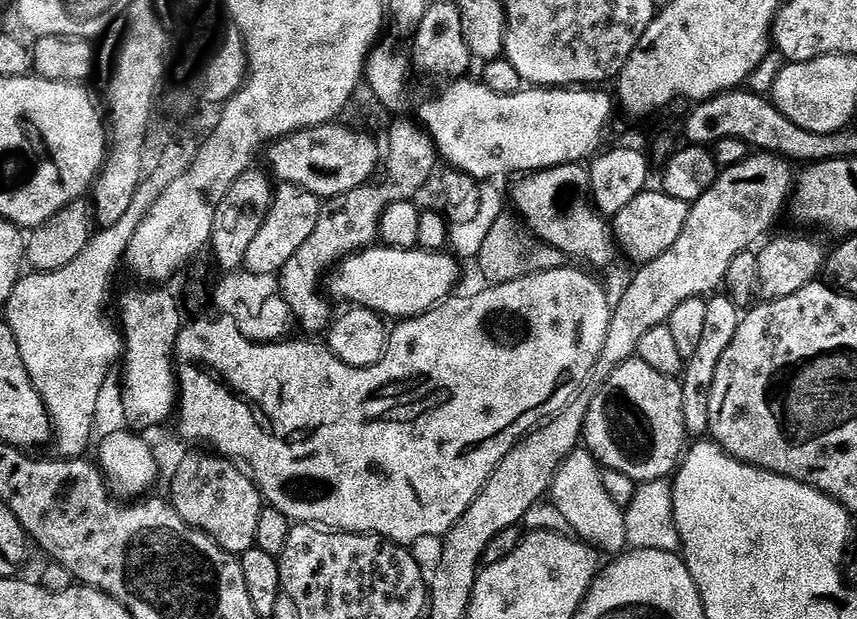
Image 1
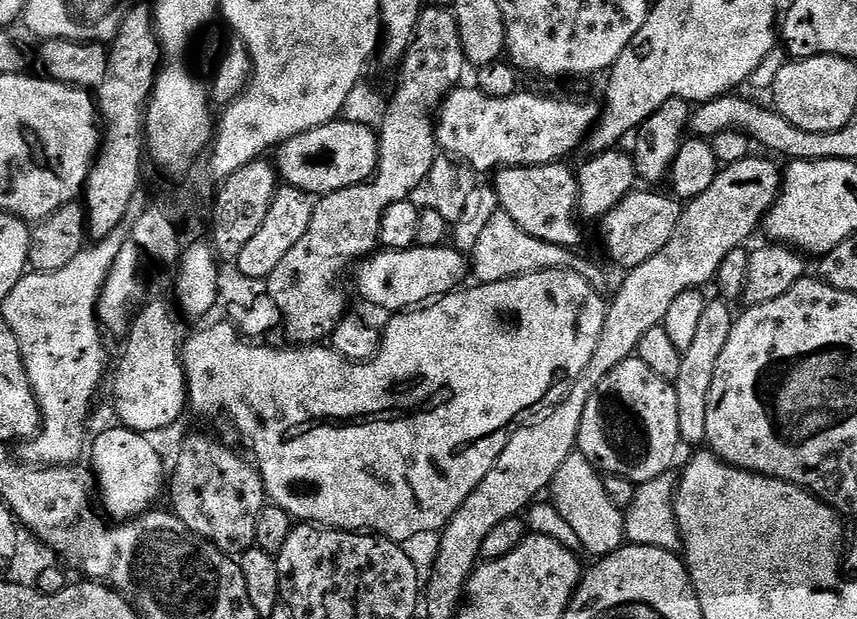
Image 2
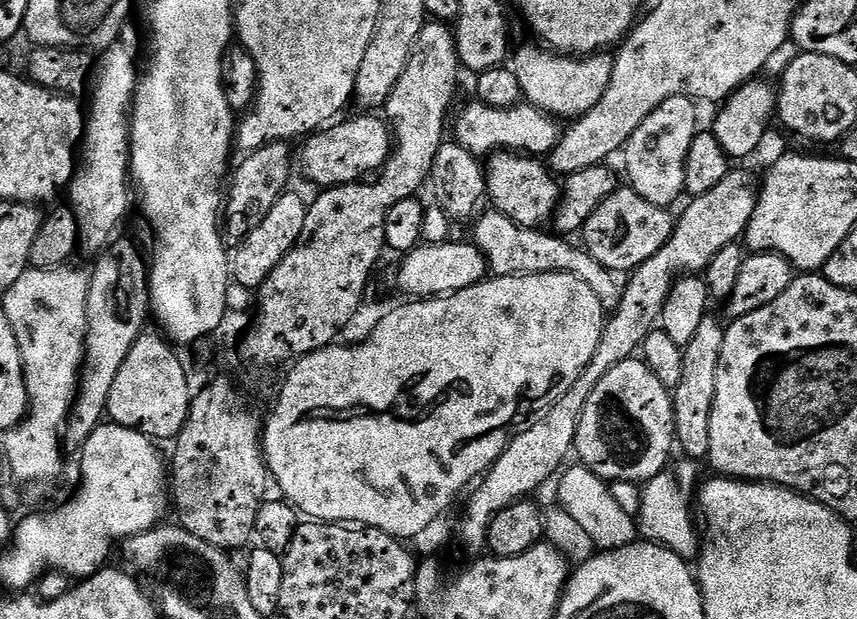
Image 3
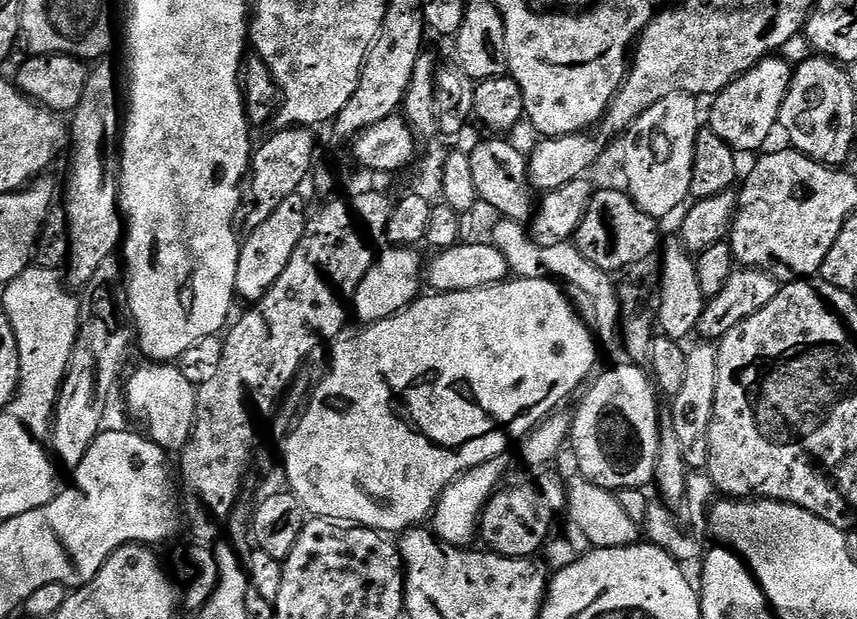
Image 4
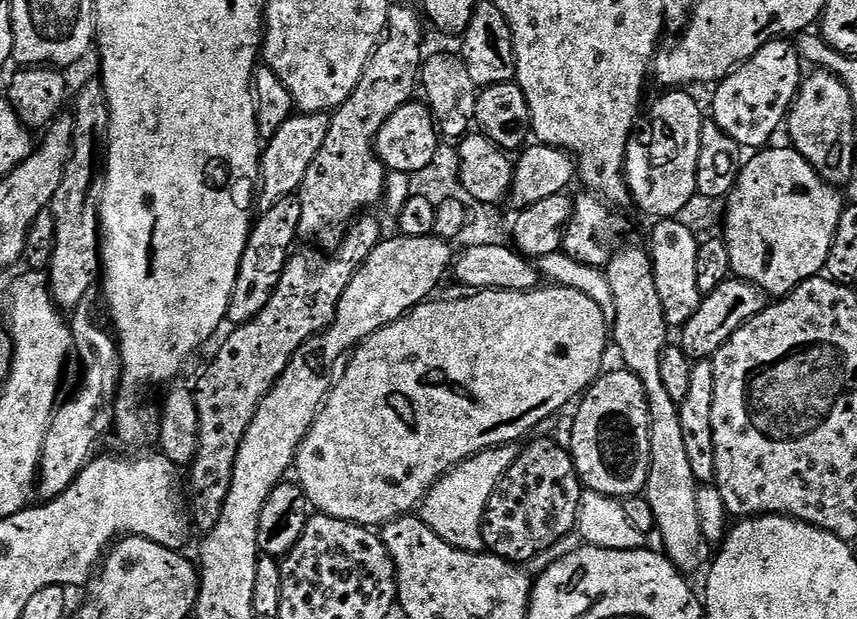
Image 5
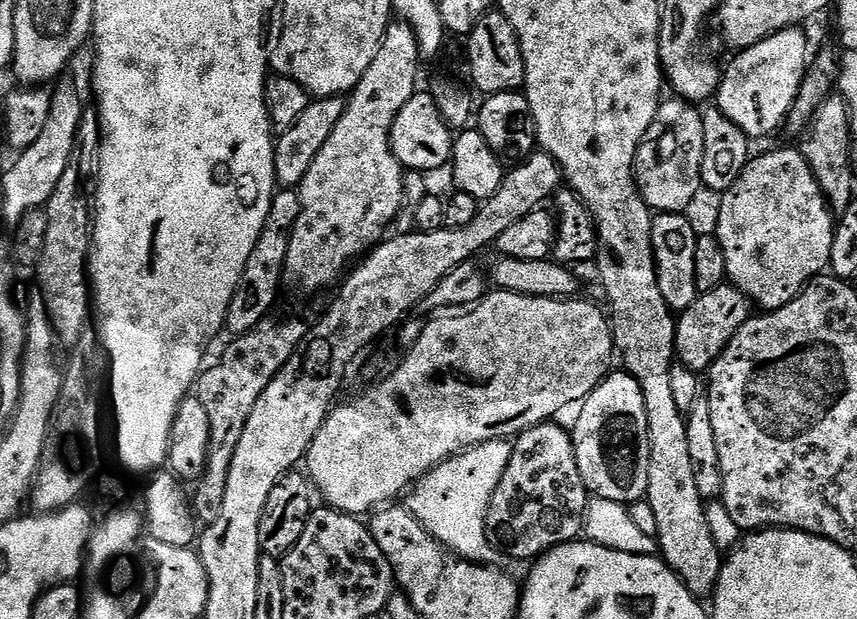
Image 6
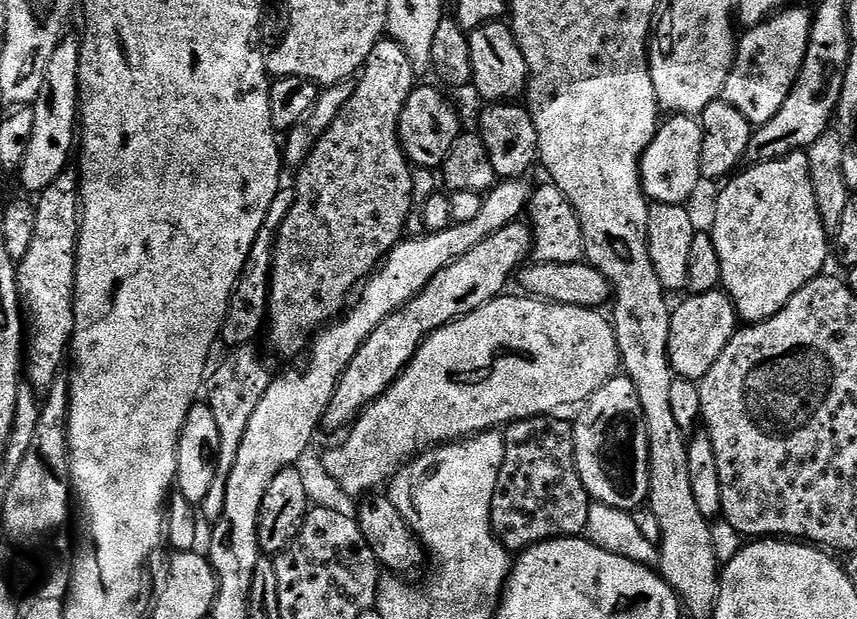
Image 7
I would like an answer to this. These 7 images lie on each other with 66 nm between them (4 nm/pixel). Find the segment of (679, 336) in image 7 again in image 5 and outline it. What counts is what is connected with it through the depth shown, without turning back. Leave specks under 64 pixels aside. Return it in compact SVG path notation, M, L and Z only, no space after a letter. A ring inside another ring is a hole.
M729 278L726 282L722 282L722 286L718 286L718 290L707 293L701 299L698 310L694 310L694 314L690 314L690 322L686 322L684 327L679 329L678 336L680 336L680 340L678 340L678 347L693 362L707 360L715 356L716 351L743 324L759 314L764 307L766 307L766 297L761 288L747 284L745 280L739 278Z

